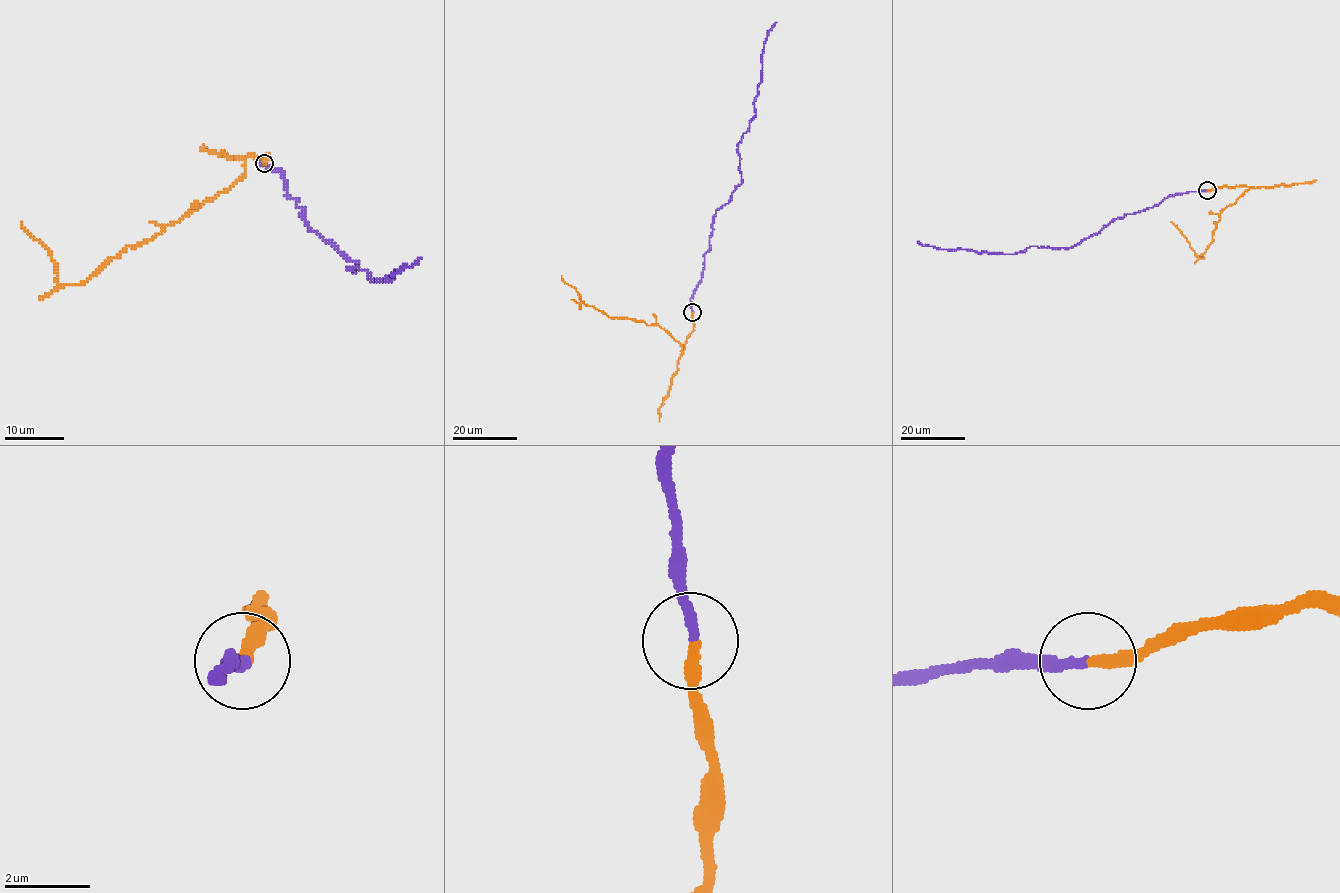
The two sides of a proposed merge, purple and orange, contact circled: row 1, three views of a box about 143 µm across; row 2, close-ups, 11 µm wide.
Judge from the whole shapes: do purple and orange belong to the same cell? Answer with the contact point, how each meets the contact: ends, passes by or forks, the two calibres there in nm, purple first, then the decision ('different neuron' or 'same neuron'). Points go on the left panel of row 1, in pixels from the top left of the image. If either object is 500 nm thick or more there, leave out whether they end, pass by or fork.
(264, 163) | purple ends | orange ends | 240/280 nm | same neuron

